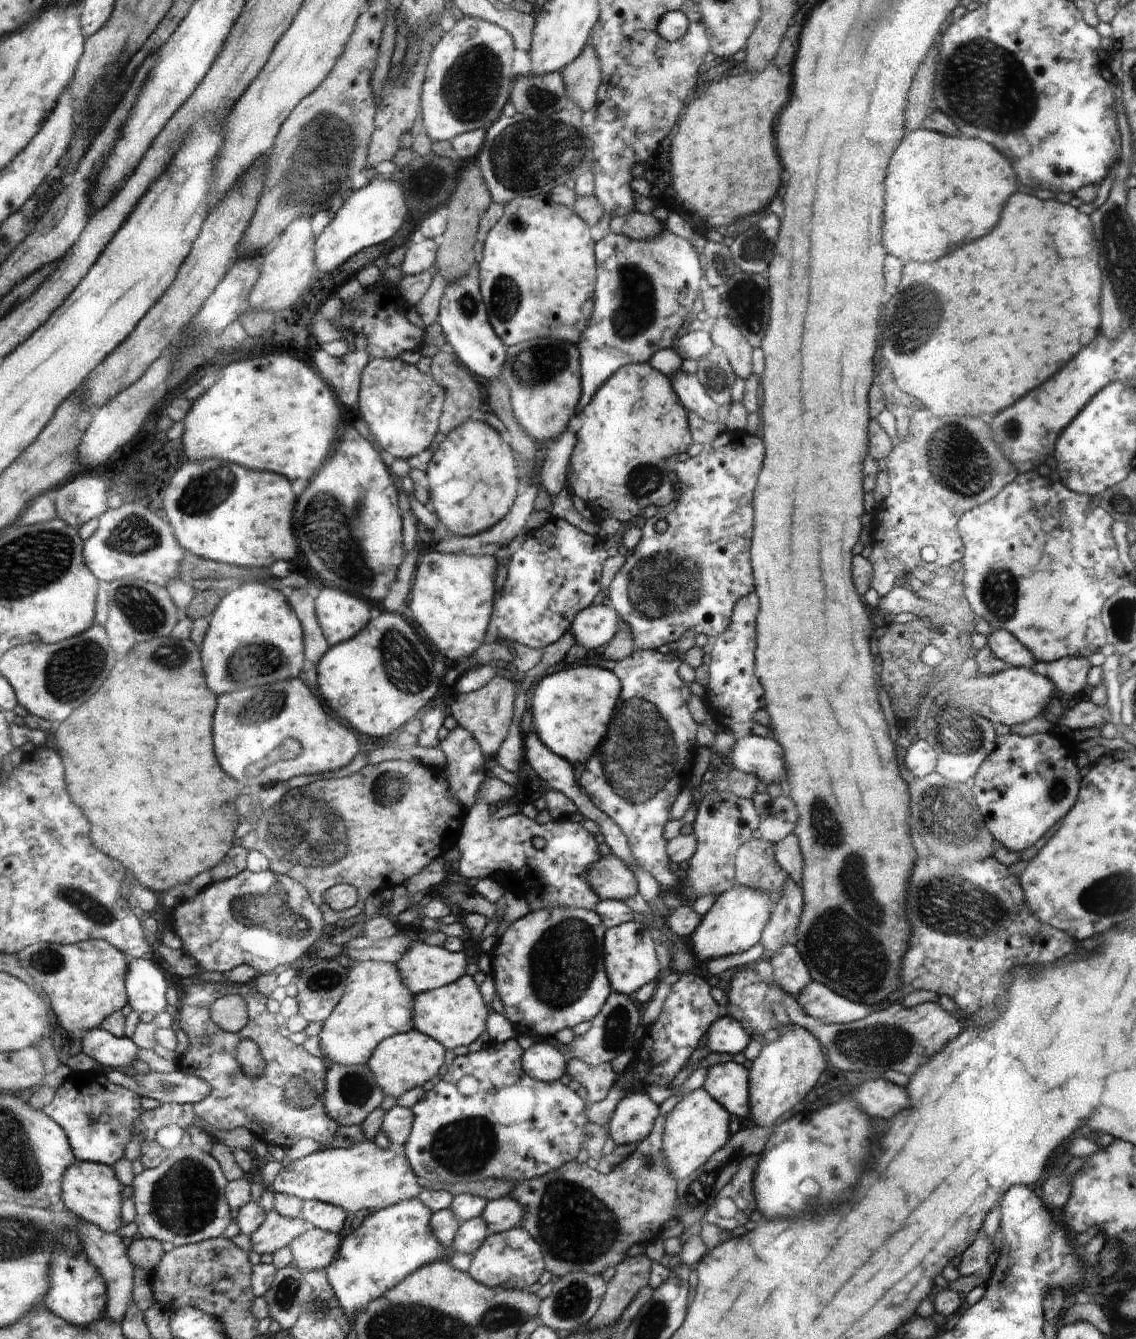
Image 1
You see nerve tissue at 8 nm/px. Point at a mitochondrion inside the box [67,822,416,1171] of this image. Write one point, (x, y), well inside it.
(257, 909)

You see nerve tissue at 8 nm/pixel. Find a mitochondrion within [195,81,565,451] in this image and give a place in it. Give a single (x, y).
(326, 147)

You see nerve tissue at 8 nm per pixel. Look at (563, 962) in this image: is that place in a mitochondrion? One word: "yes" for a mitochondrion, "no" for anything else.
yes

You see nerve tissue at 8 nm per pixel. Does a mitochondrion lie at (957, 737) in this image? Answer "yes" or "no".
yes

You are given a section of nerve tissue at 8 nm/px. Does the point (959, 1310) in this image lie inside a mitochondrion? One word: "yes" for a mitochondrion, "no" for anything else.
no

